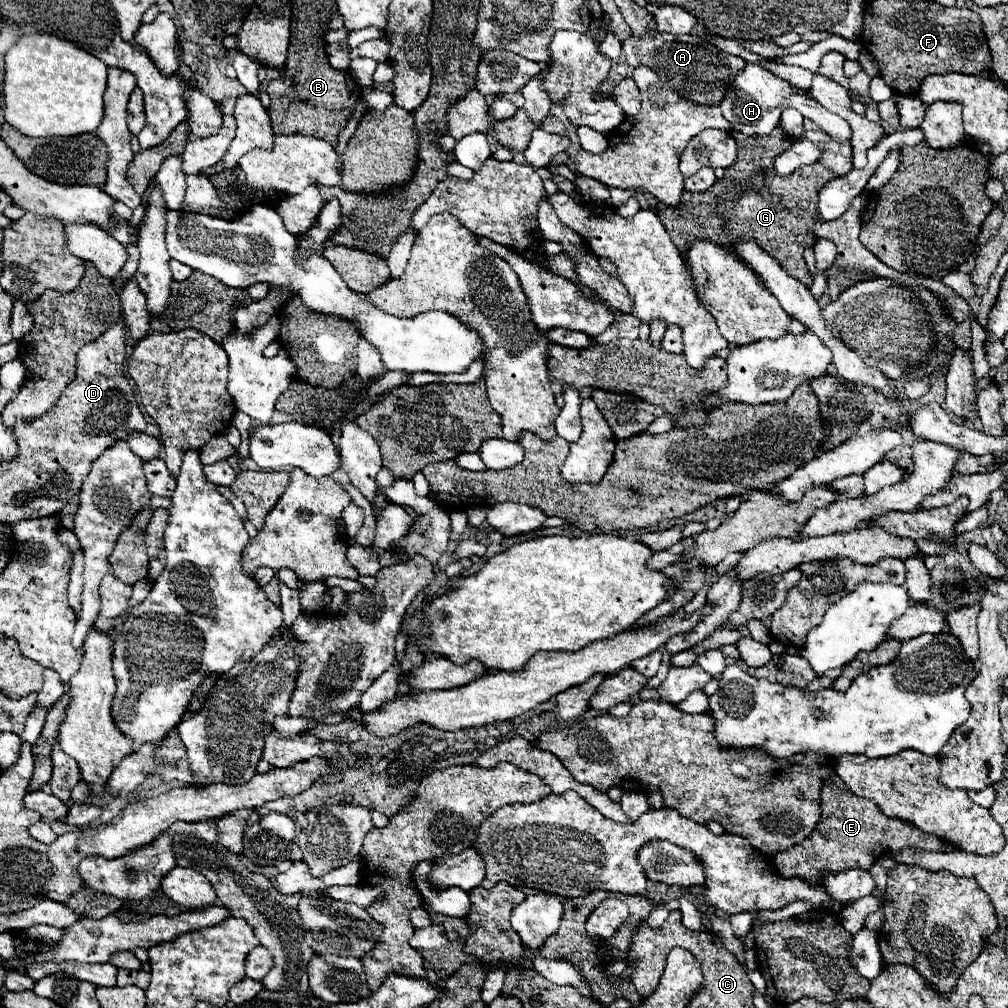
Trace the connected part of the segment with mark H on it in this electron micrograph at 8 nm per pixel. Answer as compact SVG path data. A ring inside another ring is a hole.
M746 64L744 72L740 76L736 76L736 80L734 80L732 88L728 90L724 102L720 104L722 116L732 124L734 130L742 132L744 136L768 136L778 126L782 110L786 110L790 106L796 108L802 116L812 118L834 140L848 140L852 134L846 120L842 120L840 116L836 116L830 110L826 110L824 106L820 106L814 98L800 94L800 92L794 92L790 82L774 76L772 72L768 72L760 64Z

